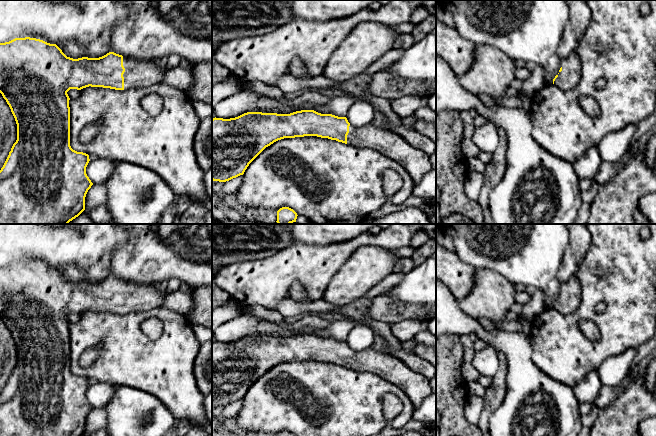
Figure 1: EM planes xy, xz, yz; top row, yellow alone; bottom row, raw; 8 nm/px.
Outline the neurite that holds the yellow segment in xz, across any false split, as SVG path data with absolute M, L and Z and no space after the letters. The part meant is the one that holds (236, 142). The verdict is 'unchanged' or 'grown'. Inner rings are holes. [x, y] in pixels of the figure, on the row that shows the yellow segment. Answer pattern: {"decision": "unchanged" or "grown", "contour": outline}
{"decision": "grown", "contour": "M301 110L290 114L247 112L238 117L212 119L212 180L226 182L243 175L249 164L268 146L284 138L317 136L336 140L359 149L372 149L402 165L415 184L433 167L429 155L411 146L400 135L367 124L356 127L346 117Z"}

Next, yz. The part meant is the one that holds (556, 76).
{"decision": "grown", "contour": "M576 51L561 60L559 73L553 79L553 84L564 90L574 88L581 75L581 62Z"}

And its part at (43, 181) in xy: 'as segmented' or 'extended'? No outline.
extended

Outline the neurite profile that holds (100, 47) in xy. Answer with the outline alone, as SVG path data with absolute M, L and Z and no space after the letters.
M105 30L100 38L88 45L79 45L75 42L63 42L56 45L67 57L73 59L99 58L110 52L111 35L111 30Z

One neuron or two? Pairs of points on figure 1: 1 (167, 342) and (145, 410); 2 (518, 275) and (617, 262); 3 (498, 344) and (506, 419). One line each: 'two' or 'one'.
1: two
2: two
3: one

